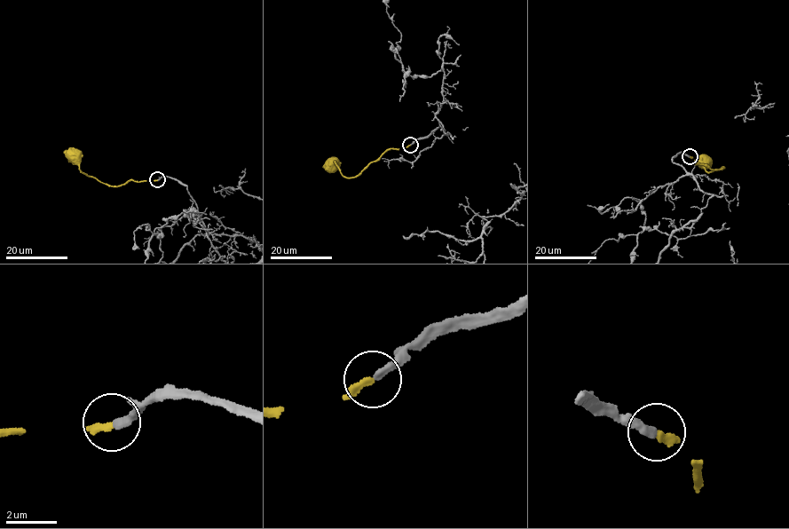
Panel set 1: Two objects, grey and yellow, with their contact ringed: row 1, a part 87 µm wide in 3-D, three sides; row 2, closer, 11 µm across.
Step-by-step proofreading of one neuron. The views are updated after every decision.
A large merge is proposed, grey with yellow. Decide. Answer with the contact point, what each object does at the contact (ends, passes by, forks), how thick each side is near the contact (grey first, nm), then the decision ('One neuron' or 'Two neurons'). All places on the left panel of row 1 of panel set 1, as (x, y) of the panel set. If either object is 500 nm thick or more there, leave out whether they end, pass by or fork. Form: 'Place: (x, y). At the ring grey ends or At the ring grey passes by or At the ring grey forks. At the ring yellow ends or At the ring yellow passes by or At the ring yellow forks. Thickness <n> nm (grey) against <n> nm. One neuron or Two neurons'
Place: (157, 179). At the ring grey ends. At the ring yellow ends. Thickness 280 nm (grey) against 240 nm. One neuron

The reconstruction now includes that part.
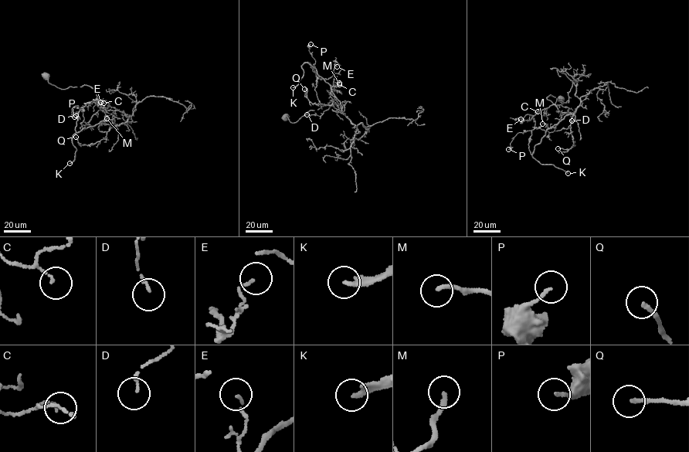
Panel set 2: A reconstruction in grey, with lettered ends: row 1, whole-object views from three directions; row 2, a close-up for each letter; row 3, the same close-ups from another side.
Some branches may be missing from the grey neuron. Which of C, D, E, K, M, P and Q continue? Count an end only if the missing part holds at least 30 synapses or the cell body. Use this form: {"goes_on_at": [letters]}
{"goes_on_at": ["K"]}

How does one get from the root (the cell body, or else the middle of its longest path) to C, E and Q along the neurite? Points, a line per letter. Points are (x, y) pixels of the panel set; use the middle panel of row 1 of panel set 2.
C: (286, 117), (296, 122), (309, 110), (318, 110), (331, 99), (334, 102), (330, 96), (333, 83), (339, 84)
E: (286, 117), (296, 122), (309, 110), (331, 99), (334, 102), (330, 95), (337, 66)
Q: (286, 117), (296, 122), (309, 110), (318, 110), (331, 99), (343, 113), (333, 106), (312, 103), (304, 89)

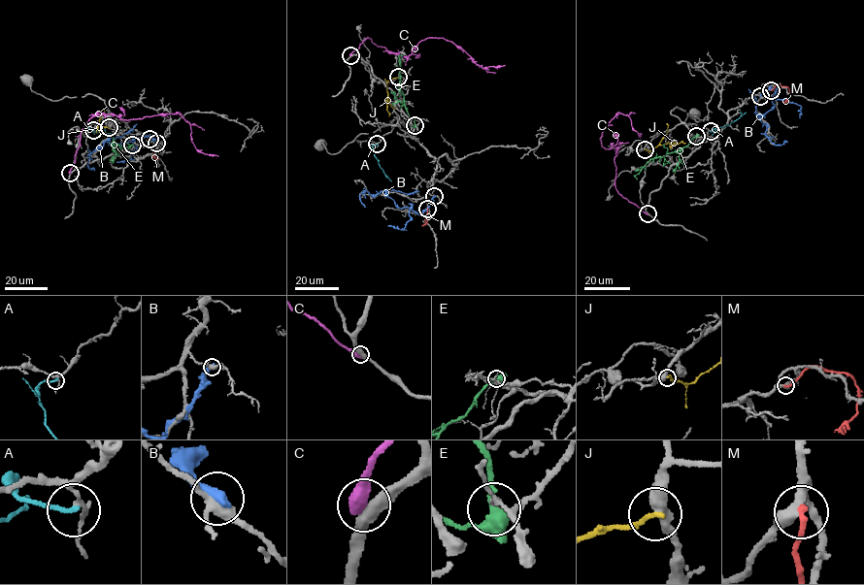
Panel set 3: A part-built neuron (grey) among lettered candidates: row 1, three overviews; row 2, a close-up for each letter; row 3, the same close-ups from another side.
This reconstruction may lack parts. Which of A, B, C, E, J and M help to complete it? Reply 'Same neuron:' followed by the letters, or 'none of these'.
Same neuron: none of these

